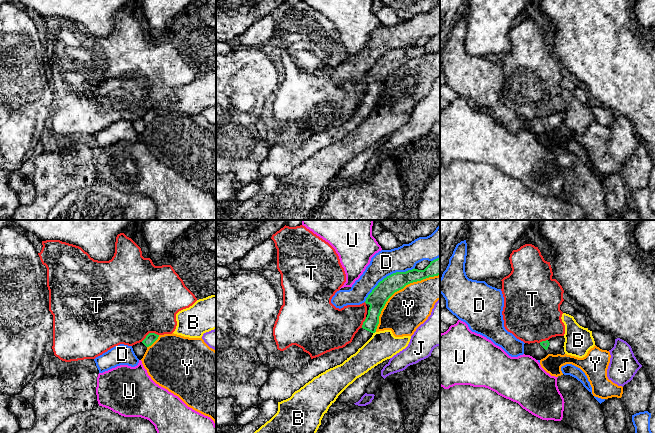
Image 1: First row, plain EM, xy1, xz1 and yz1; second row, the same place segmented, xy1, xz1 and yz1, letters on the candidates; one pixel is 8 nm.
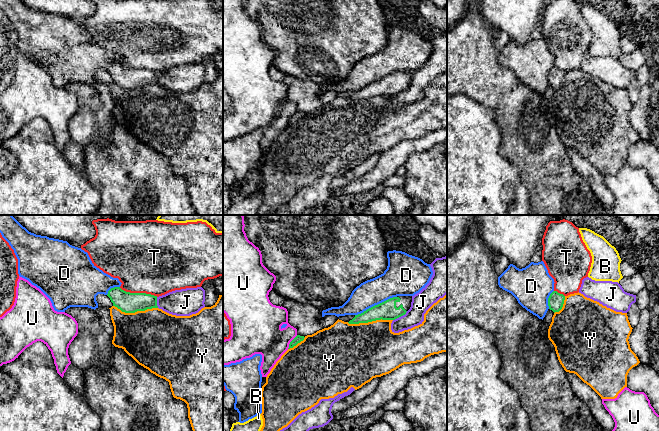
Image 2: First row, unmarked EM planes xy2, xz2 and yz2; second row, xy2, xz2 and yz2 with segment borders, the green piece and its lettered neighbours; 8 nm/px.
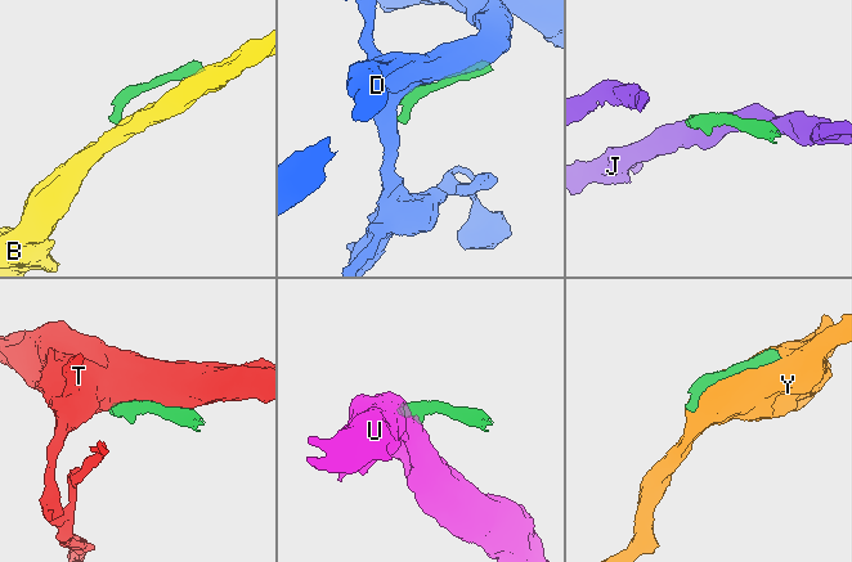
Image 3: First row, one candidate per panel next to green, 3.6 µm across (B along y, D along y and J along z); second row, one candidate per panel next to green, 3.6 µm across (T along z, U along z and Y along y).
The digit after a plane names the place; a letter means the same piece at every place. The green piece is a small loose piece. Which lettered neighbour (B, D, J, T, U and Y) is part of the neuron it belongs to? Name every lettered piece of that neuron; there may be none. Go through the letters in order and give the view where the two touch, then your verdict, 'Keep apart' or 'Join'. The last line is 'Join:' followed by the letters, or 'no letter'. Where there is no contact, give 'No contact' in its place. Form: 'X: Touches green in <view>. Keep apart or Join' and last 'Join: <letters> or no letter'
B: Touches green in xz1. Keep apart
D: Touches green in xz1. Keep apart
J: Touches green in xz2. Keep apart
T: Touches green in xy2. Keep apart
U: Touches green in xz2. Keep apart
Y: Touches green in xz1. Keep apart
Join: no letter

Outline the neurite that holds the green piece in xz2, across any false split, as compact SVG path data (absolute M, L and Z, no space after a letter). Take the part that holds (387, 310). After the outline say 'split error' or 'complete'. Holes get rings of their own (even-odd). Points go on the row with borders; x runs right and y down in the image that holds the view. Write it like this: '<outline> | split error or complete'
M397 296L355 315L349 324L368 323L376 320L395 320L410 309L412 296Z | split error

